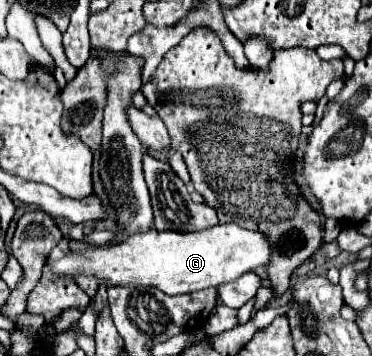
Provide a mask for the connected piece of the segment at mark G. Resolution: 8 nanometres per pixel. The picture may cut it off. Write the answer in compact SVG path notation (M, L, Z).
M216 224L198 232L158 232L150 230L142 236L128 236L110 248L94 248L86 252L72 250L62 260L46 260L58 276L74 278L78 274L102 278L104 284L116 286L154 286L166 294L188 294L204 288L218 288L232 282L254 268L270 264L270 238L260 230L248 230L238 224Z

